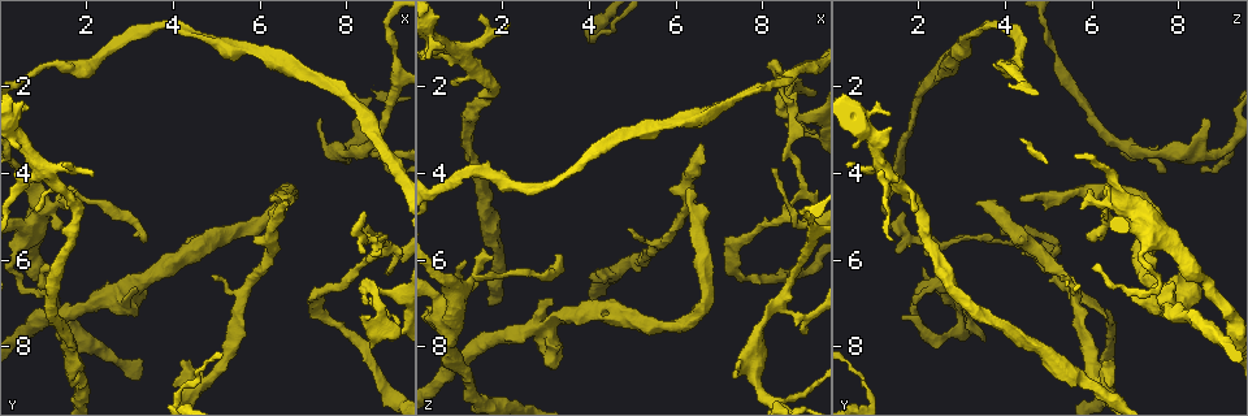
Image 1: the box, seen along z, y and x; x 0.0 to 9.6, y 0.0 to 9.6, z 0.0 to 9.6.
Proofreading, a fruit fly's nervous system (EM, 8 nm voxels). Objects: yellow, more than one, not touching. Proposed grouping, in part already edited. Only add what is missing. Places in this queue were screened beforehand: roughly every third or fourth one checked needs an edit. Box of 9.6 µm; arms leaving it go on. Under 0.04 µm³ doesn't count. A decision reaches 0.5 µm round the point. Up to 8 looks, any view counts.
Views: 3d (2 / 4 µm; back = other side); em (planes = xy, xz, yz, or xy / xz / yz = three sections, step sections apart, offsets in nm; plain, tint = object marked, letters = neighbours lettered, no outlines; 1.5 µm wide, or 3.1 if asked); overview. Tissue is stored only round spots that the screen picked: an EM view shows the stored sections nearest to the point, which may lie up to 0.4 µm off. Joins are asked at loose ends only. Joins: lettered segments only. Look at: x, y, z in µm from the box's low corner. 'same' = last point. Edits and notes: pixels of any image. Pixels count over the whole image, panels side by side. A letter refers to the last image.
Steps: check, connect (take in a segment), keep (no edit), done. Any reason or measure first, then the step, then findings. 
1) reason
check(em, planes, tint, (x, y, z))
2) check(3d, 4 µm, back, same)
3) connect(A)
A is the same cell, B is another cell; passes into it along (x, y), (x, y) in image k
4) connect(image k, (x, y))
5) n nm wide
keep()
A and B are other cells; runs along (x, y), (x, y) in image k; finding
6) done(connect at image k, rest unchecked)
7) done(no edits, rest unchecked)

branch stops here
check(em, yz, step 8, letters, (8.50, 6.95, 2.85))

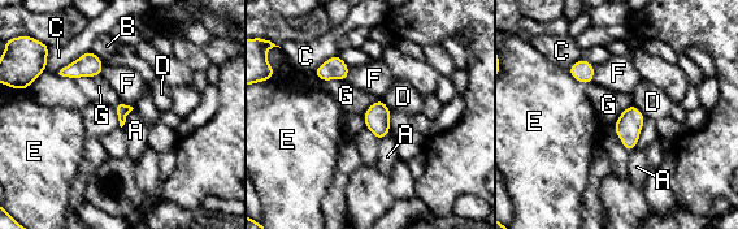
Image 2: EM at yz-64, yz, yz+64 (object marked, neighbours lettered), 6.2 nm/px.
C touches over 260 nm
keep()
A, B, C, D, E, F and G are other cells; no lettered segment goes on from it

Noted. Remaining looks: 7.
an open end
check(em, planes, letters, (6.55, 4.70, 3.30))

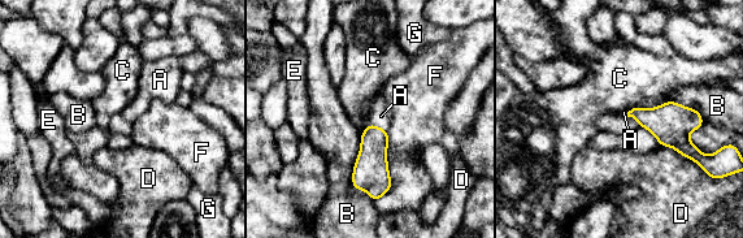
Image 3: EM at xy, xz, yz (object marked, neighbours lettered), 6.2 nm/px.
connect(A)
A is the same cell, B, C, D, E, F and G are other cells; passes into it along (372, 164), (378, 126), (381, 116) in image 3; it goes on there

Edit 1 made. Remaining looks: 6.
thin end
check(em, planes, letters, (7.45, 2.75, 8.60))

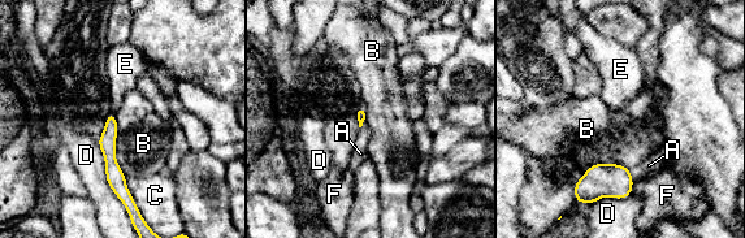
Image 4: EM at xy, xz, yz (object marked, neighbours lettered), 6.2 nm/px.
D touches over 440 nm
connect(E)
E is the same cell, A, B, C, D and F are other cells; passes into it along (107, 142), (112, 112), (122, 73) in image 4; the neuron continues

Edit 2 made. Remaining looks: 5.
done(connect at image 3, connect at image 4, rest unchecked)

